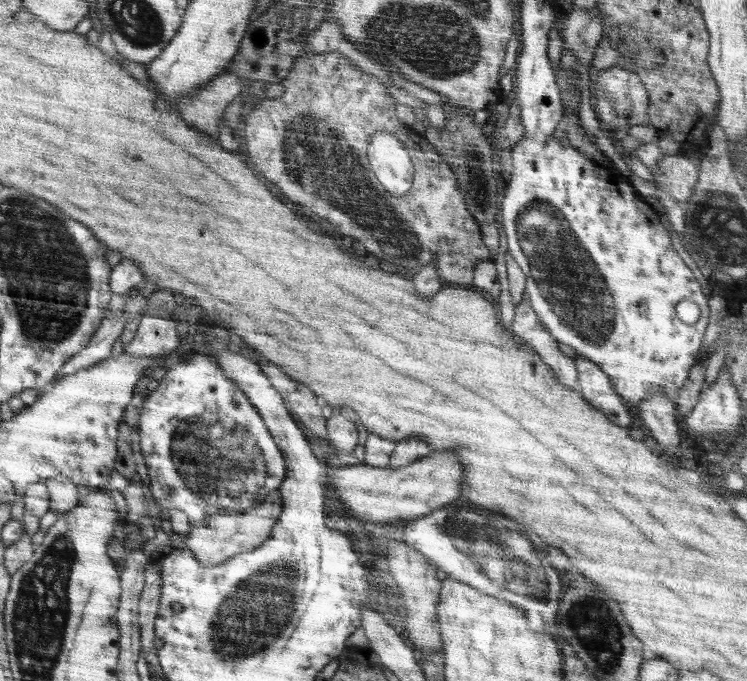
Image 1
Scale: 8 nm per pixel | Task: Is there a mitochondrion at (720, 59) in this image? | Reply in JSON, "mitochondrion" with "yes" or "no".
{"mitochondrion":"no"}

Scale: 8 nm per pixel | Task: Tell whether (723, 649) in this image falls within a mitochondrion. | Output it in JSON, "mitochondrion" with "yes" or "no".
{"mitochondrion":"no"}

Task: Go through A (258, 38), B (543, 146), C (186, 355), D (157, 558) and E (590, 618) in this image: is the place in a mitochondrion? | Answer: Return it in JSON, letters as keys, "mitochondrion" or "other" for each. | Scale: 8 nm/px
{"A":"other","B":"other","C":"other","D":"other","E":"mitochondrion"}

